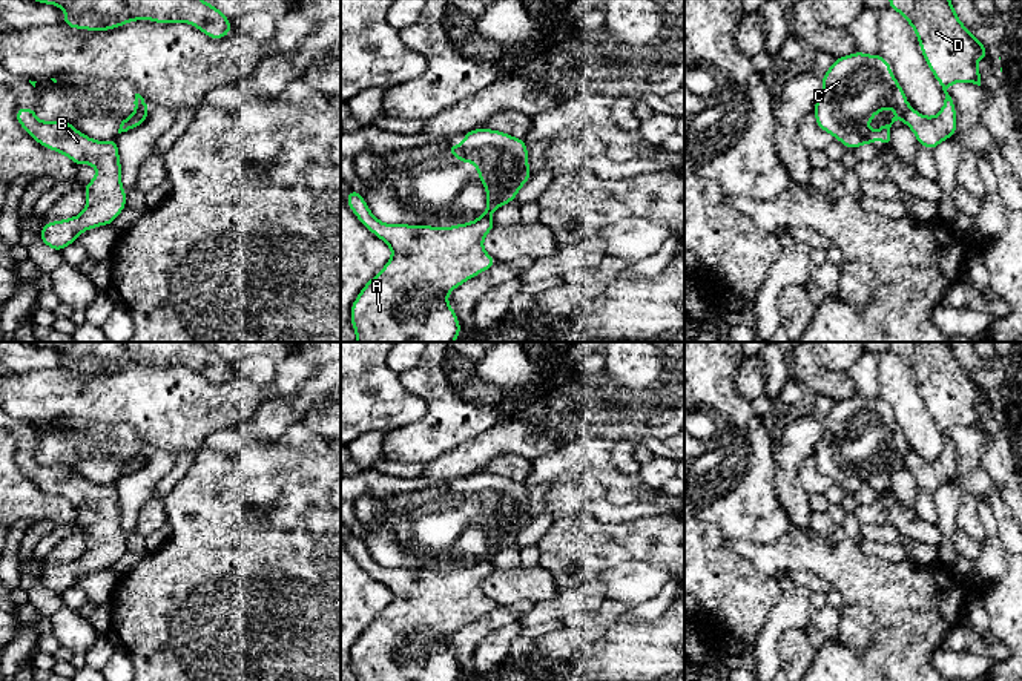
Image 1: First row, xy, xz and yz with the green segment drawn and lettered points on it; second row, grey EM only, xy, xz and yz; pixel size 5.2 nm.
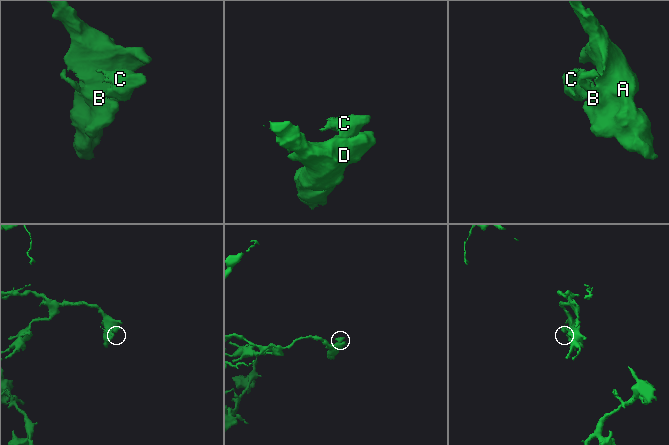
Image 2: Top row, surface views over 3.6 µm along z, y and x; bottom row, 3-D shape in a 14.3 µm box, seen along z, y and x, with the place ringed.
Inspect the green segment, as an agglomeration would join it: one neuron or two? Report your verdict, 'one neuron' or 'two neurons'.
two neurons

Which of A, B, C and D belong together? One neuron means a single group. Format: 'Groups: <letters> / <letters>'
Groups: A B D / C

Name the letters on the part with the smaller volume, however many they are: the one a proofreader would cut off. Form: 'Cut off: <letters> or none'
Cut off: C

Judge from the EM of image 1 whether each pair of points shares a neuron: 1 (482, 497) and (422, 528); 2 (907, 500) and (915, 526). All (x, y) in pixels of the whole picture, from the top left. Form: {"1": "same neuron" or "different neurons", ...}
{"1": "same neuron", "2": "different neurons"}

